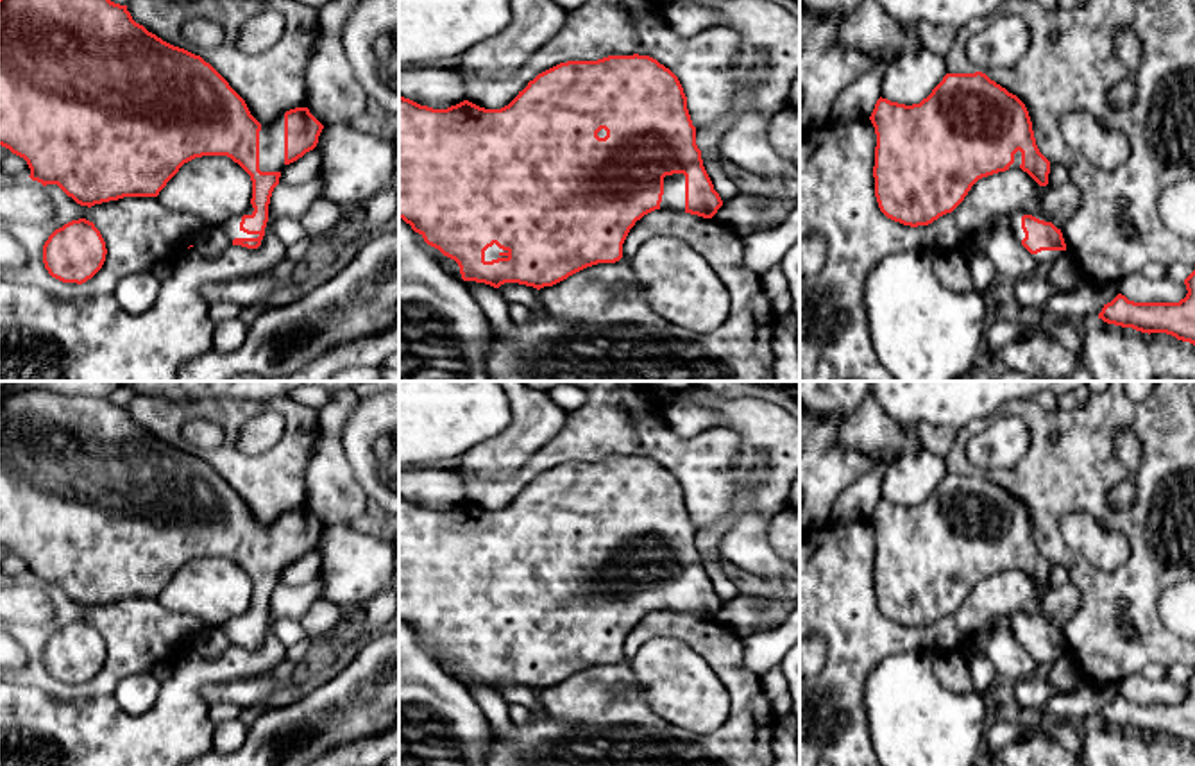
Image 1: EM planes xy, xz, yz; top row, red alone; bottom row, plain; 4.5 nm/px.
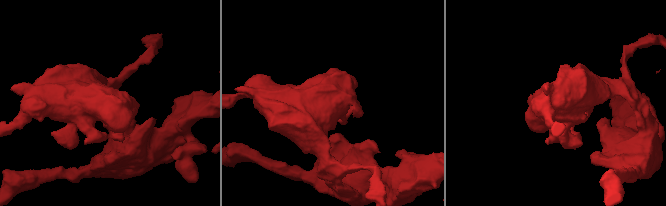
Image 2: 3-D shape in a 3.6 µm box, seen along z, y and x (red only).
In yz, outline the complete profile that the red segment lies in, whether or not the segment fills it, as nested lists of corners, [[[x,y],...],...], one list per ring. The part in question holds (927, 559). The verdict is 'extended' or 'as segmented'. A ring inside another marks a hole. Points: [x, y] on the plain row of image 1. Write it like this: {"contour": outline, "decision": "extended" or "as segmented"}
{"contour": [[[982,472],[946,474],[927,499],[912,506],[880,498],[869,521],[877,535],[875,598],[880,612],[903,626],[918,628],[932,625],[939,617],[952,614],[979,580],[1009,569],[1021,569],[1039,587],[1048,585],[1050,562],[1036,546],[1025,505]]], "decision": "extended"}

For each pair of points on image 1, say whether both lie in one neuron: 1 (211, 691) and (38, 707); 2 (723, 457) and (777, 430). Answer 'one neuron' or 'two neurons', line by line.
1: two neurons
2: two neurons

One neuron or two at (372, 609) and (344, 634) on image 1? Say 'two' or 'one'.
one

